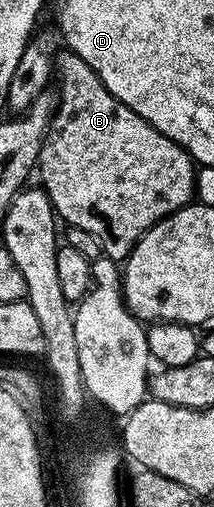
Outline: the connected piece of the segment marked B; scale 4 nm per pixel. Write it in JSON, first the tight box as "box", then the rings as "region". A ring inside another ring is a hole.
{"box":[36,49,196,261],"region":[[[66,49],[57,56],[56,59],[56,94],[58,97],[58,107],[54,110],[54,118],[50,121],[50,130],[46,132],[46,139],[42,142],[40,157],[36,168],[37,174],[42,174],[40,186],[46,195],[52,201],[55,216],[59,220],[63,219],[63,224],[72,225],[79,229],[84,229],[99,242],[103,256],[117,261],[125,261],[130,256],[130,251],[134,244],[137,243],[145,231],[152,229],[161,219],[168,219],[174,215],[180,208],[186,206],[195,198],[194,193],[194,176],[196,174],[196,164],[186,150],[178,143],[172,142],[164,133],[160,133],[144,117],[137,115],[128,105],[119,101],[110,90],[102,84],[100,77],[88,66],[86,62],[75,55],[73,51]]]}

